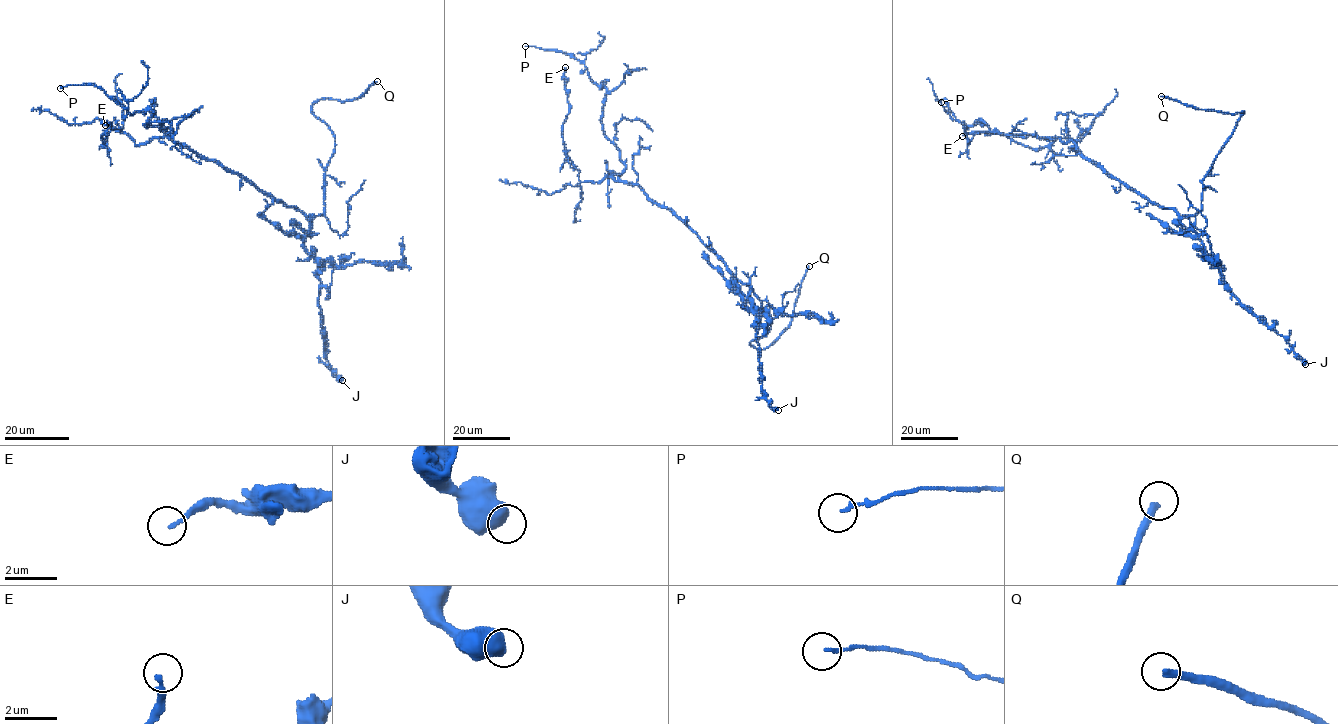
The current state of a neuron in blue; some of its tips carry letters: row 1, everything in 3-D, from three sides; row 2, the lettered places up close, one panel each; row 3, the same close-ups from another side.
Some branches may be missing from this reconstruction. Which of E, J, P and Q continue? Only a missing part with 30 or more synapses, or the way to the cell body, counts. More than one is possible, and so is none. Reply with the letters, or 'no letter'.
Q

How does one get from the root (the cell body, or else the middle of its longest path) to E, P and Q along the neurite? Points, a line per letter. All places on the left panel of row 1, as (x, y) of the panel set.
E: (256, 188), (166, 137), (137, 146), (120, 128), (113, 128), (103, 140), (110, 122), (105, 125)
P: (256, 188), (176, 143), (166, 133), (170, 128), (147, 127), (150, 109), (131, 115), (91, 84), (60, 88)
Q: (256, 188), (308, 219), (321, 215), (334, 136), (312, 107), (325, 98), (352, 100), (377, 81)

